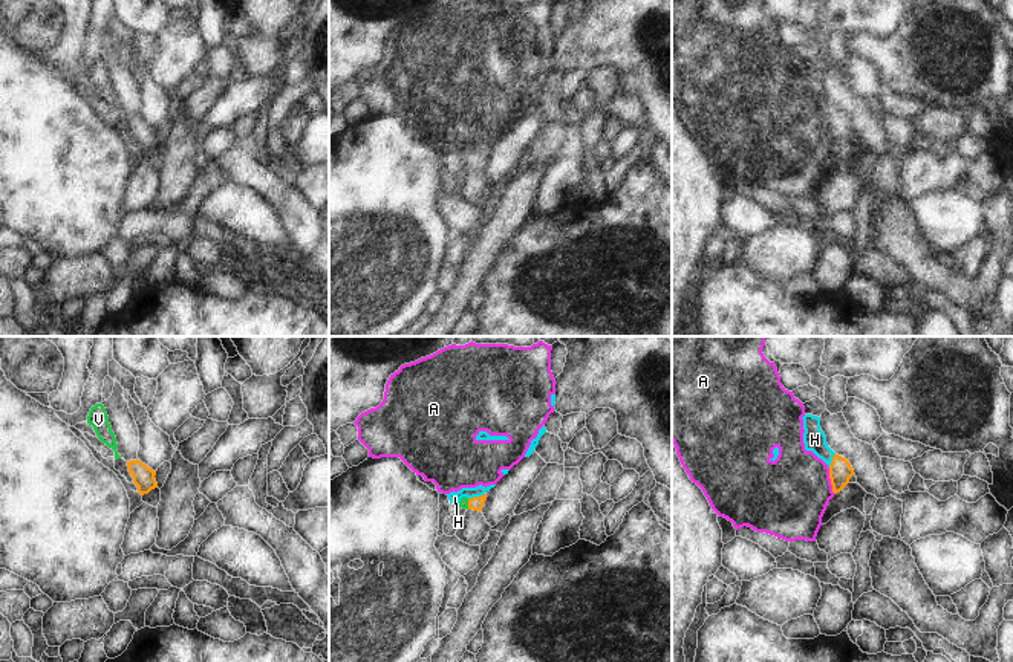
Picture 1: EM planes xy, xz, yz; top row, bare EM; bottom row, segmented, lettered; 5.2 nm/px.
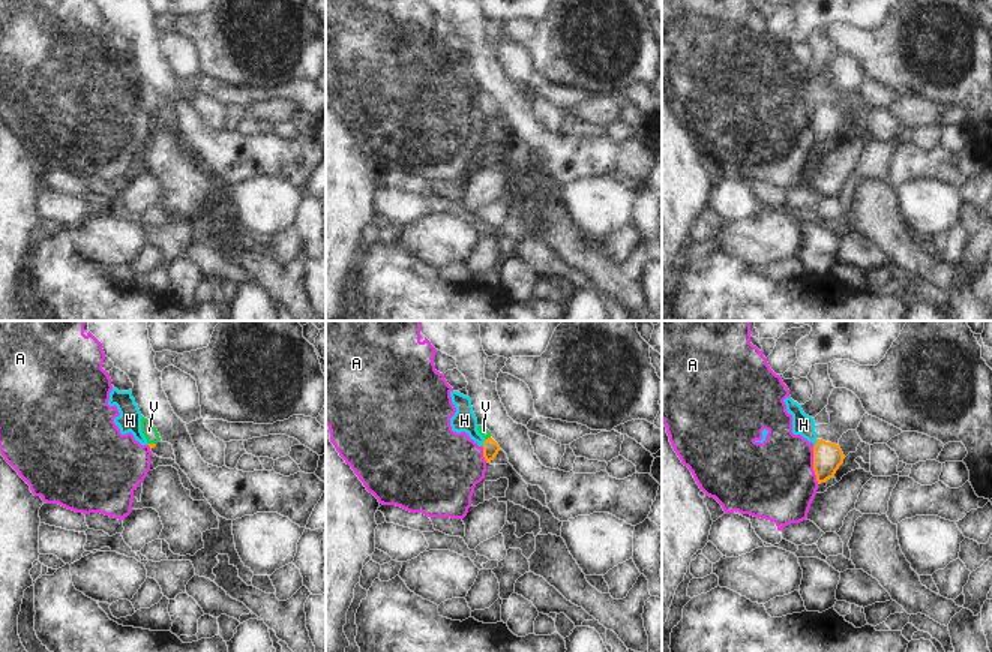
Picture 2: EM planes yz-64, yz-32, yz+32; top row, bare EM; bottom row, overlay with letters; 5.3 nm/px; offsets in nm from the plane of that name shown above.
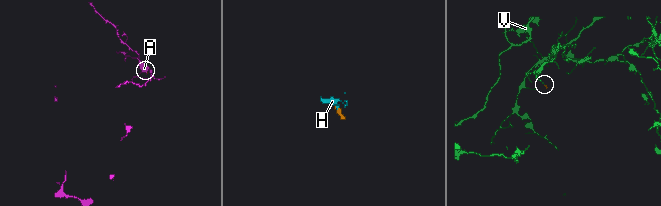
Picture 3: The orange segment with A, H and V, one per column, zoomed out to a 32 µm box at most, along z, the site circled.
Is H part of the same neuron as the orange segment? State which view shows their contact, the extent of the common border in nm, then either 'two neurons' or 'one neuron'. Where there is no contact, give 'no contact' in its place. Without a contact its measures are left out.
xz | 90 nm | two neurons

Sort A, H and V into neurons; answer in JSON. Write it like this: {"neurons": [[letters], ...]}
{"neurons": [["A", "H"], ["V"]]}

